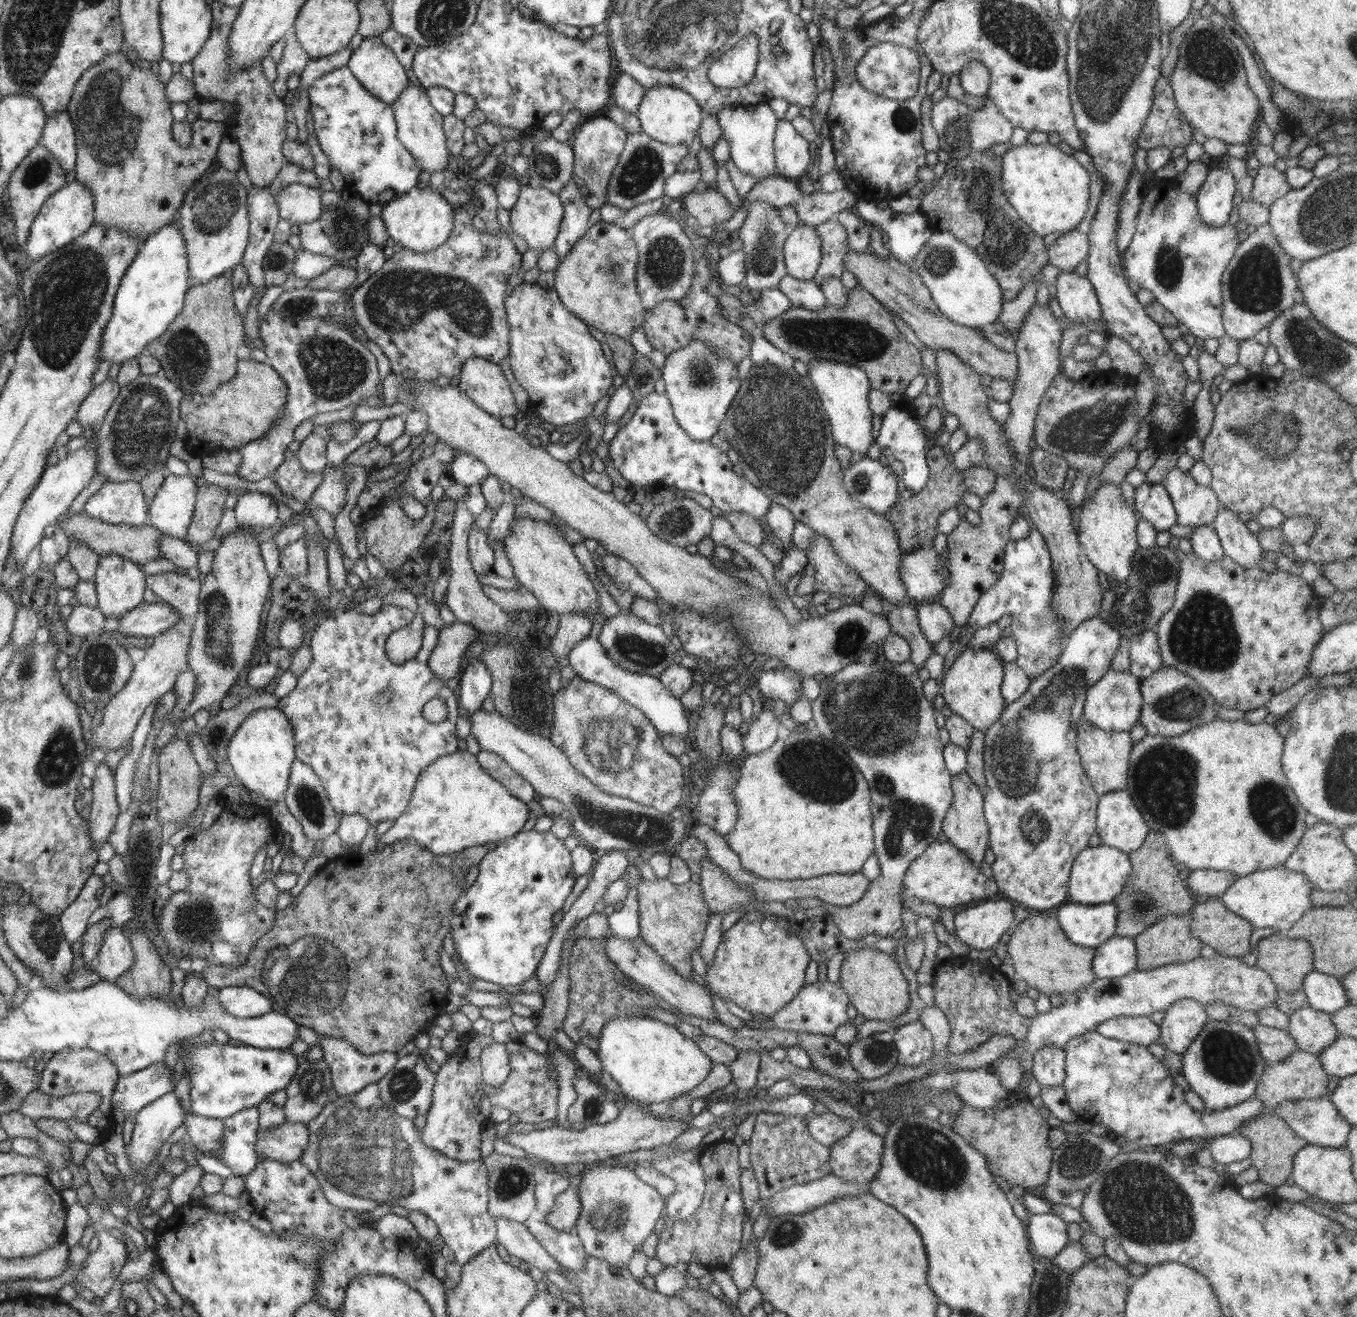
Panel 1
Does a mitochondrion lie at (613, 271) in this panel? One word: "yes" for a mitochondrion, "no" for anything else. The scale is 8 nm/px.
yes

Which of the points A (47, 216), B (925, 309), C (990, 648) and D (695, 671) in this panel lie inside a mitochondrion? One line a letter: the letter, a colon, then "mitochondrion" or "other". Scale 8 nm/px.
A: other
B: mitochondrion
C: other
D: other

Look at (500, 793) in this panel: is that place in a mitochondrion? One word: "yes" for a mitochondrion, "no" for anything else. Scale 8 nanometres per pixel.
no

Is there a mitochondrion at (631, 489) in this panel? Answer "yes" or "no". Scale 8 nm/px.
no

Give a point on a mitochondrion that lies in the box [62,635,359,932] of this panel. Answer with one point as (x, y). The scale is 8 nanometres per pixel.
(99, 666)

